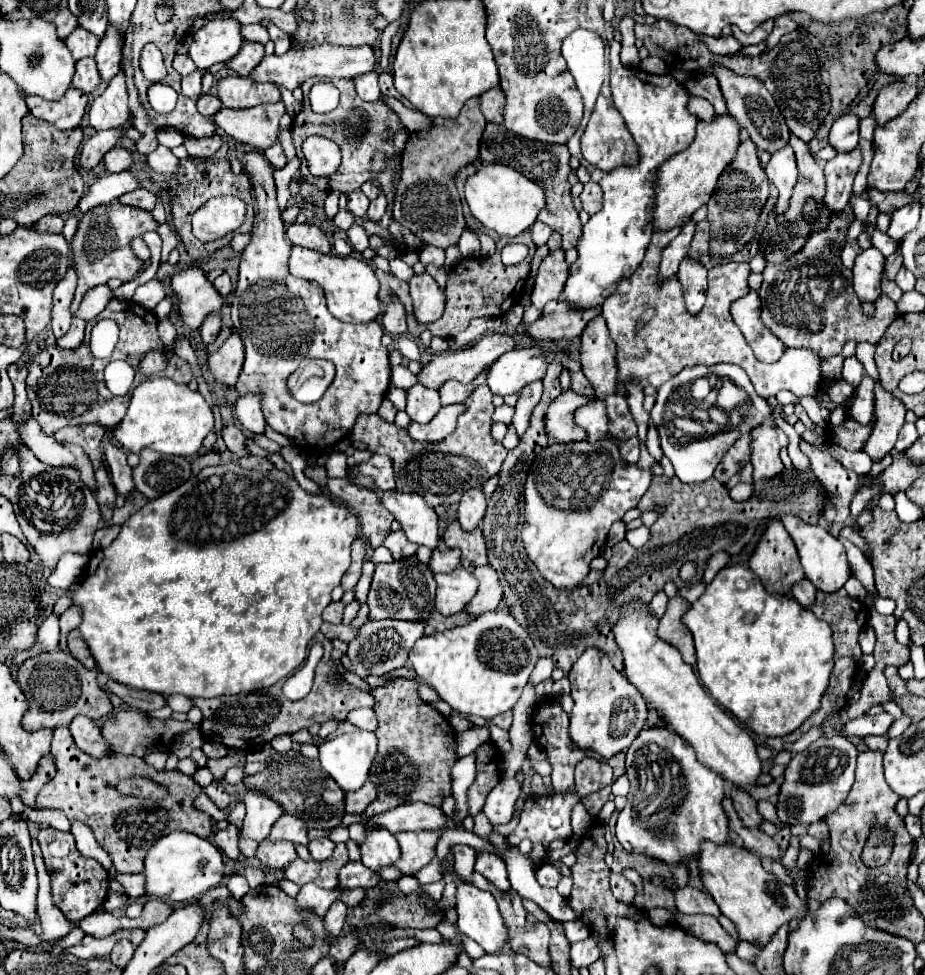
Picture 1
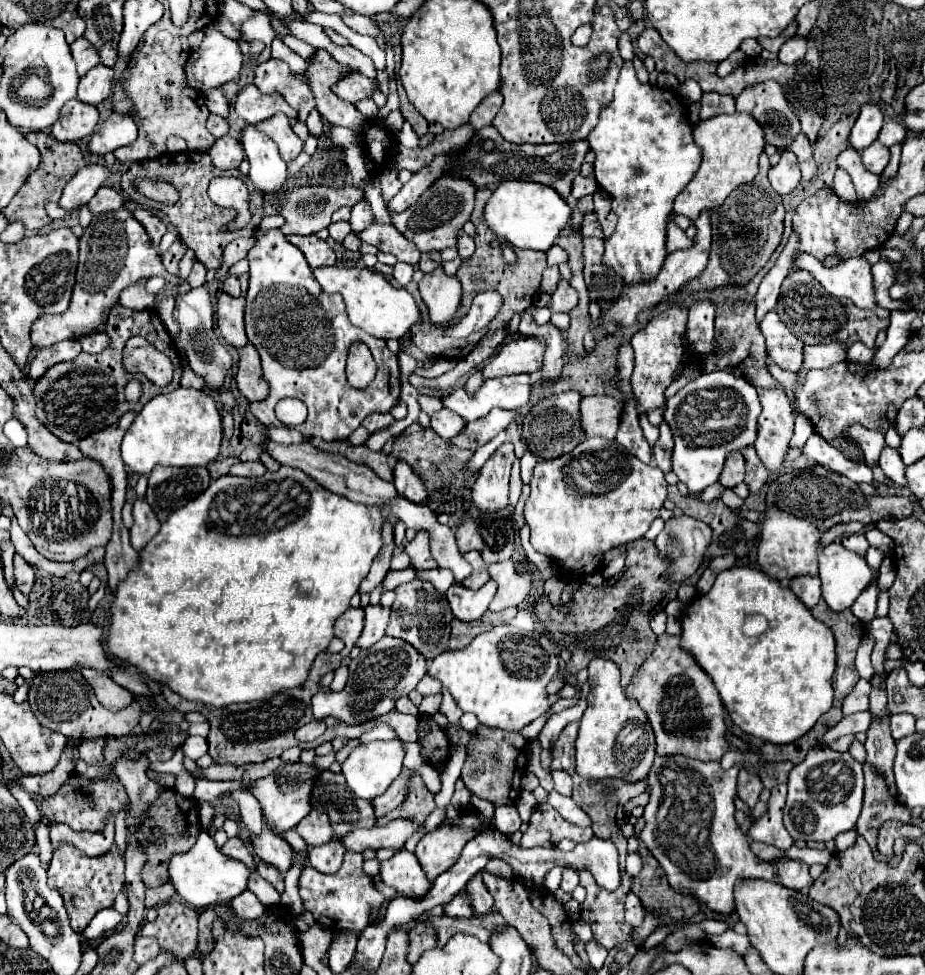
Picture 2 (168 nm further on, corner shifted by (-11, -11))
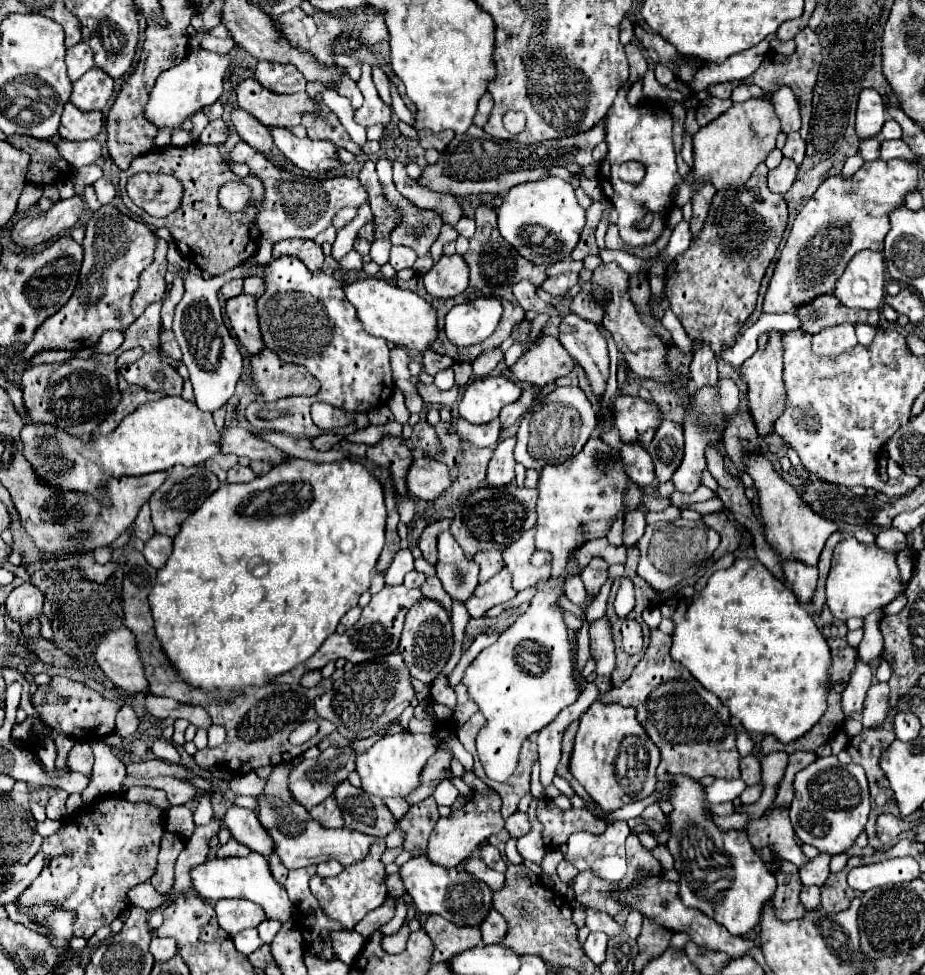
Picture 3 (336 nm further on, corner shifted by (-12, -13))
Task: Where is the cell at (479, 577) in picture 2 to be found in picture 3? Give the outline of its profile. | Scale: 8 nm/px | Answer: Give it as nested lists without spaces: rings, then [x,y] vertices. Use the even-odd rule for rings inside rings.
[[[494,549],[494,551],[480,551],[474,557],[474,561],[480,565],[480,583],[486,583],[490,577],[494,577],[504,567],[502,551],[498,551],[498,549]]]

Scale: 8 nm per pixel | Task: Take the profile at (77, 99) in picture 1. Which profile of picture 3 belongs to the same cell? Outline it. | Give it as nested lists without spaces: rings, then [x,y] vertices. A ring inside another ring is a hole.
[[[72,103],[64,105],[62,123],[60,123],[60,131],[58,131],[58,135],[62,139],[68,139],[68,141],[94,139],[100,133],[100,129],[102,129],[102,113],[100,111],[84,113],[78,107],[74,107]]]

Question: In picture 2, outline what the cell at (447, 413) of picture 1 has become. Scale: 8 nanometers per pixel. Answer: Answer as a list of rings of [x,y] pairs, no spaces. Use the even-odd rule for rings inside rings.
[[[491,409],[485,417],[477,419],[475,423],[469,421],[465,429],[459,433],[459,437],[455,435],[455,439],[449,439],[449,441],[451,445],[457,445],[459,449],[475,451],[481,445],[485,445],[489,439],[493,439],[499,431],[503,431],[513,417],[515,417],[515,411]]]

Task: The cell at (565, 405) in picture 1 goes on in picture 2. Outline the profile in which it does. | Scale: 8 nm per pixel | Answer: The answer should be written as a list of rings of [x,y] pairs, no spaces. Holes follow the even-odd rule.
[[[583,397],[579,411],[581,411],[581,429],[583,439],[587,437],[603,437],[613,439],[619,425],[619,413],[623,403],[615,397]]]

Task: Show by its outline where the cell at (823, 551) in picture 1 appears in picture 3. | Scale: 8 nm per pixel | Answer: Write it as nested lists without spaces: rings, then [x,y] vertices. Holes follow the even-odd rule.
[[[844,537],[836,545],[832,569],[826,579],[826,605],[836,619],[864,619],[872,611],[884,611],[886,605],[902,593],[906,593],[906,587],[902,585],[900,569],[896,565],[896,553],[884,551],[876,543],[860,543],[856,537]]]

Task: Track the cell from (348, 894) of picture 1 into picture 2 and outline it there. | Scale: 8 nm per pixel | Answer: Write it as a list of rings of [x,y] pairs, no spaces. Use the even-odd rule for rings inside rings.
[[[347,851],[345,853],[345,863],[341,865],[341,869],[333,875],[325,875],[319,873],[317,869],[313,869],[311,865],[307,865],[301,871],[299,877],[299,895],[303,899],[305,909],[309,909],[315,915],[315,921],[331,931],[363,931],[369,925],[369,917],[375,909],[381,907],[379,901],[379,893],[373,887],[371,877],[367,877],[361,869],[363,865],[363,855],[355,853],[355,851]]]

